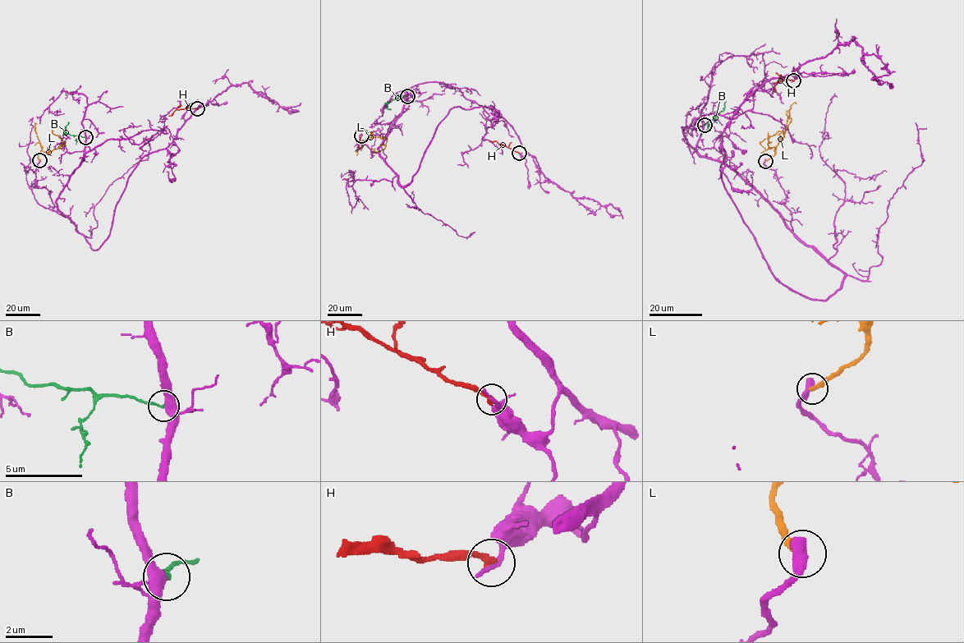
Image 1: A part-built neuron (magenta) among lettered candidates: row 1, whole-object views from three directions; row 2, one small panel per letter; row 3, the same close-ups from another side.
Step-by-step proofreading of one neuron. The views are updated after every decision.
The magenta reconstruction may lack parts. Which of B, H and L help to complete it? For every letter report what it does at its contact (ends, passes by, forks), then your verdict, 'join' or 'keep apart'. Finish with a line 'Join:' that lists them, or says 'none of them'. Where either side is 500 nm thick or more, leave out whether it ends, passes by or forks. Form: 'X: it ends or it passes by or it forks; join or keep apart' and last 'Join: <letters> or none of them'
B: it ends; keep apart
H: it ends; keep apart
L: join
Join: L

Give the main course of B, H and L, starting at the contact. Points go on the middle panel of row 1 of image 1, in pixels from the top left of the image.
B: (407, 96), (396, 98), (389, 102), (387, 106), (390, 110)
H: (519, 153), (490, 140)
L: (362, 135), (360, 141), (376, 136), (387, 139), (382, 150), (375, 152), (373, 149)

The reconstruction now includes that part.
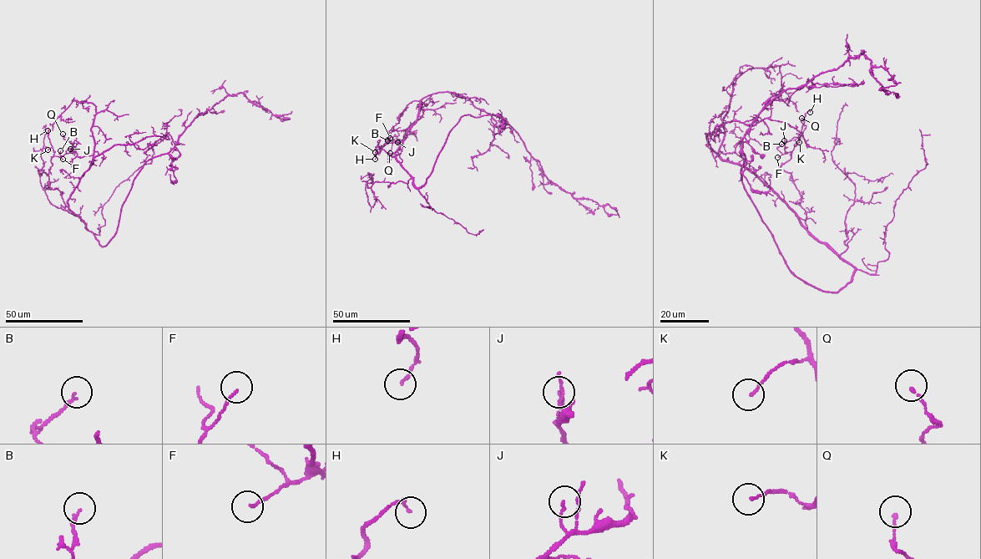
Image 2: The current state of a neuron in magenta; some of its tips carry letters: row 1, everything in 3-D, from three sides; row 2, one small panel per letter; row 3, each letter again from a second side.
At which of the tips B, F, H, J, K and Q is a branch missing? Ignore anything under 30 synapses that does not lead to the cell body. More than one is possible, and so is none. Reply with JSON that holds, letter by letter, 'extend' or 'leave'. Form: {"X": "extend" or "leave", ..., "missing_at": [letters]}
{"B": "leave", "F": "leave", "H": "leave", "J": "leave", "K": "leave", "Q": "leave", "missing_at": []}

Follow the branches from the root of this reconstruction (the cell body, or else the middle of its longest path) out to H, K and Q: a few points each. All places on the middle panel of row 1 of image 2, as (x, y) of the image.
H: (434, 164), (427, 182), (417, 188), (394, 157), (382, 149), (376, 152), (379, 139), (381, 149), (375, 159)
K: (434, 164), (427, 182), (417, 188), (394, 157), (382, 149), (376, 152), (379, 139), (381, 149), (375, 152)
Q: (434, 164), (417, 188), (394, 157), (376, 152), (379, 139), (378, 146), (403, 144), (399, 154), (390, 153)

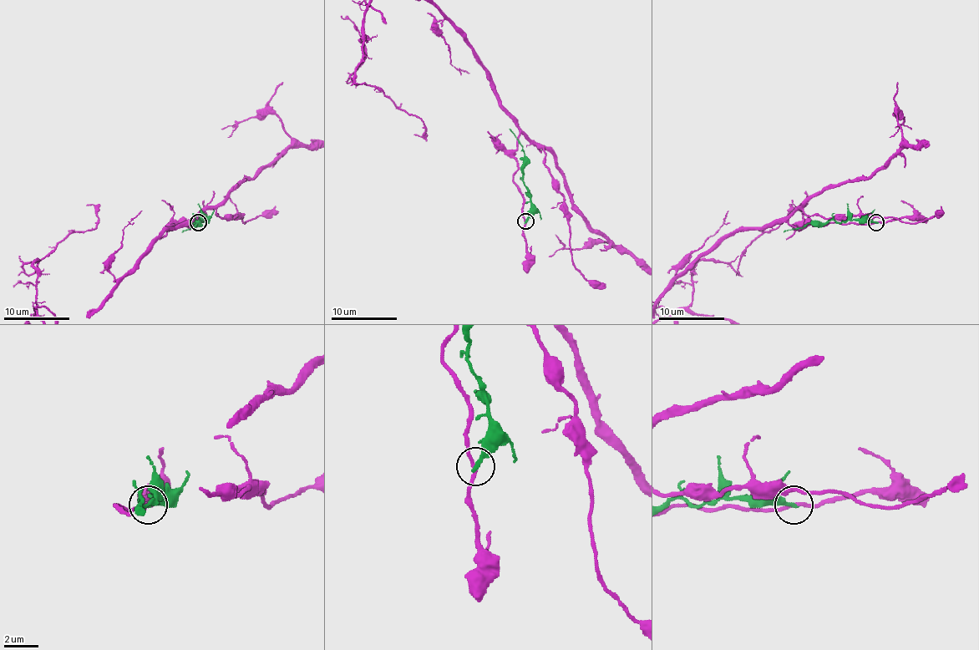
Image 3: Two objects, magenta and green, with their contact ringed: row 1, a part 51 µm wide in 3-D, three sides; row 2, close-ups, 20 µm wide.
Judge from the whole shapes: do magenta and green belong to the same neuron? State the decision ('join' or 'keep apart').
keep apart

